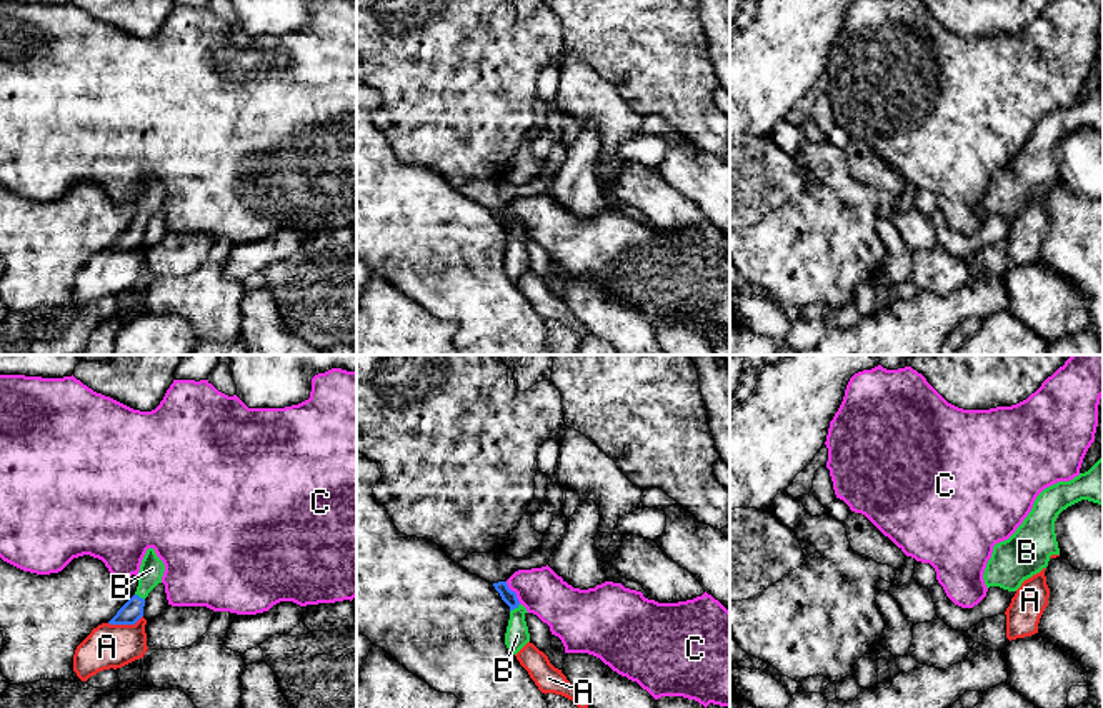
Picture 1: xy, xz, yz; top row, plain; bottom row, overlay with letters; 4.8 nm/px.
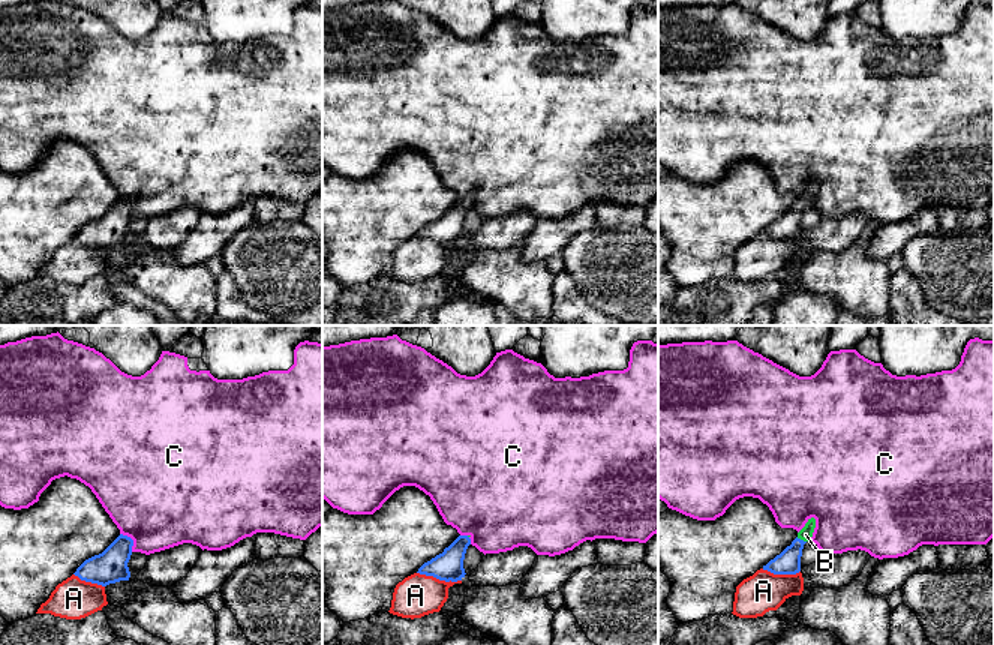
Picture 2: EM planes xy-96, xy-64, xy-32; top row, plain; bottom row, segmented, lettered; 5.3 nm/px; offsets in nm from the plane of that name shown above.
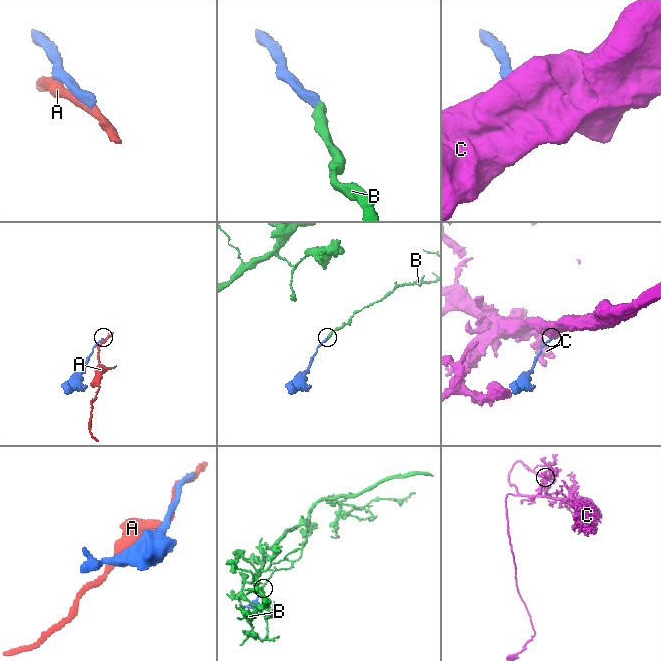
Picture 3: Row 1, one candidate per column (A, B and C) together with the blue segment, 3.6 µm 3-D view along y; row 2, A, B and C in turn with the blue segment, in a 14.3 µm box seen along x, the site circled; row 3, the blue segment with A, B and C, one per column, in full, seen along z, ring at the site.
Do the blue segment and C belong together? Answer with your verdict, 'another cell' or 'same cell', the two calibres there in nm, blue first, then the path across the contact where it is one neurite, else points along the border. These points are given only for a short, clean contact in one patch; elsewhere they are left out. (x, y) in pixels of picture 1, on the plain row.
another cell; 70 nm thick on the blue side, 220 nm on the other; border along xz (505, 209), (520, 230)

